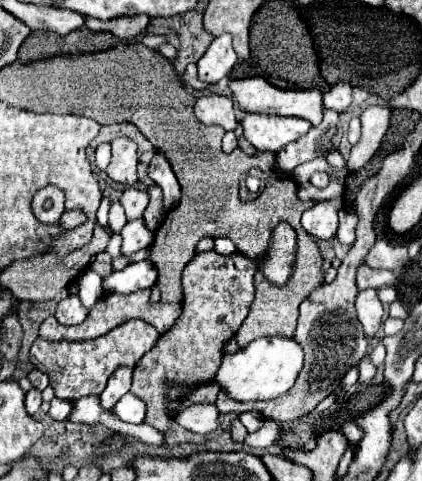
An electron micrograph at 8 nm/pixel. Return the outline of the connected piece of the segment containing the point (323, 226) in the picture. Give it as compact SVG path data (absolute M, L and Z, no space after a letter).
M331 198L317 202L303 214L303 228L319 238L319 240L329 240L335 238L337 228L339 228L339 216L337 212L343 208L343 198Z

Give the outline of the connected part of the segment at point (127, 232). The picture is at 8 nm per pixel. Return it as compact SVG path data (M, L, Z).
M143 220L127 222L121 230L121 238L123 238L123 244L121 244L121 254L123 256L131 256L137 250L141 250L141 248L145 248L153 242L153 234L147 230Z

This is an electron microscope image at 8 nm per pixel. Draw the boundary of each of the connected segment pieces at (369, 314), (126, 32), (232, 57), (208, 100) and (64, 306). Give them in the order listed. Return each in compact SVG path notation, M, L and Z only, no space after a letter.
M371 288L361 290L357 294L355 306L357 306L357 318L359 318L365 334L375 336L381 326L381 318L383 318L383 304L377 298L377 292Z
M119 16L113 20L97 20L97 18L85 18L85 26L89 30L103 30L115 34L119 40L133 40L145 32L149 24L149 16Z
M223 34L211 42L207 52L197 62L199 66L199 80L207 84L217 84L223 76L231 72L237 64L237 54L231 46L231 36Z
M207 94L201 96L195 104L195 116L203 124L219 124L227 132L237 128L237 118L233 110L233 100L229 96L217 96L217 94Z
M67 296L57 304L57 310L55 310L55 318L65 326L81 324L85 316L87 316L87 308L81 304L79 296Z

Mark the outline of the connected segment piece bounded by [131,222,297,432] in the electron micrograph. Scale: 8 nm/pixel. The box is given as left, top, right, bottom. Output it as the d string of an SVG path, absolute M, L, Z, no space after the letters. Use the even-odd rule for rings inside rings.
M281 222L275 228L273 242L265 262L253 262L245 254L235 254L227 258L217 252L197 252L197 256L185 266L183 316L179 316L177 324L169 332L165 332L155 344L155 348L149 350L133 368L131 392L141 400L145 400L147 424L155 426L161 432L169 432L171 416L165 408L165 396L167 396L167 386L163 384L165 380L177 382L181 386L193 386L213 380L219 368L219 360L223 356L221 346L239 330L239 326L243 324L243 320L251 310L255 294L253 286L255 270L261 268L267 280L277 286L285 284L287 276L291 276L293 272L295 246L297 246L295 230L289 224Z

